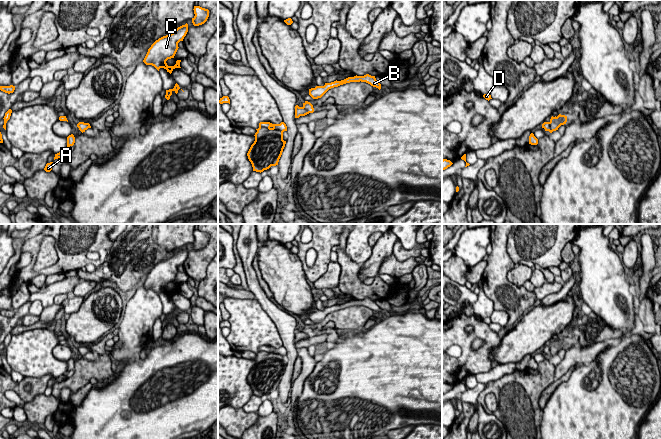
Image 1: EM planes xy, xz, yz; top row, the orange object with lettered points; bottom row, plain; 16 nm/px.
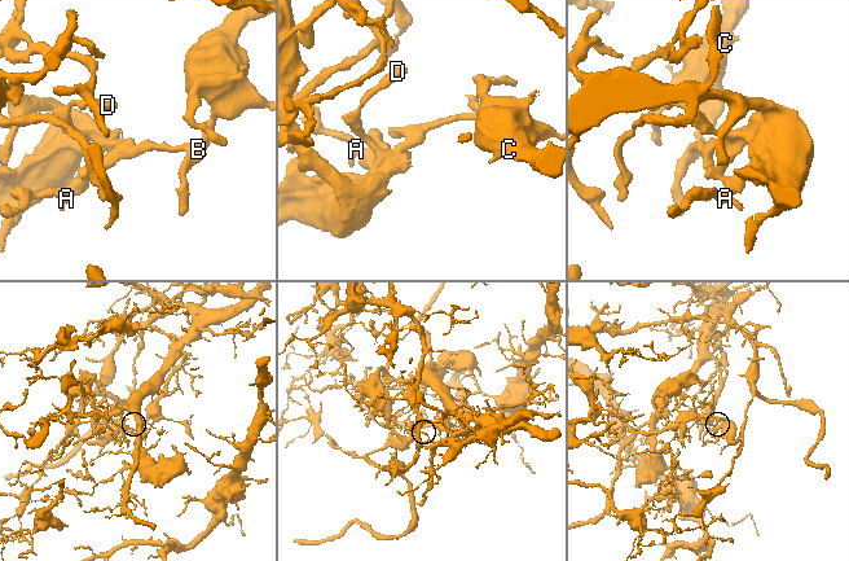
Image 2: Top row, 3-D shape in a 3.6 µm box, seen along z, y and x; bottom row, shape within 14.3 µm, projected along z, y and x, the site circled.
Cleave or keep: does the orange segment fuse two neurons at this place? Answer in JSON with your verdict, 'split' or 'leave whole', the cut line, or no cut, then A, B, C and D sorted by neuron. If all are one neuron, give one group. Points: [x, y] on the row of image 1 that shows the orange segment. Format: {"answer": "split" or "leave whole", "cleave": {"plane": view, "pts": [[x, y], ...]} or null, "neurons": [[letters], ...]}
{"answer": "split", "cleave": {"plane": "yz", "pts": [[549, 122], [549, 127], [545, 130]]}, "neurons": [["A", "D"], ["B", "C"]]}

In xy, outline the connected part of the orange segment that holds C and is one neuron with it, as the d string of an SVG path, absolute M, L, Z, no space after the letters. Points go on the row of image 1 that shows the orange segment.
M188 24L178 27L173 33L163 36L156 40L143 60L146 65L154 66L158 71L160 68L164 68L170 74L175 68L181 68L181 60L177 60L174 66L168 66L166 61L174 58L177 50L178 43L183 41L184 37L188 32Z

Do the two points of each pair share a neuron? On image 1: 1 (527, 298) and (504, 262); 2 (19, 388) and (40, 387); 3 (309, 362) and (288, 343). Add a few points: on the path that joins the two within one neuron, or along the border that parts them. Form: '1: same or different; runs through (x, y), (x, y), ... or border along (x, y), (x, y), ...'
1: same; runs through (516, 295), (502, 281), (502, 273)
2: same; runs through (24, 383), (35, 383)
3: different; border along (297, 349), (298, 355)

